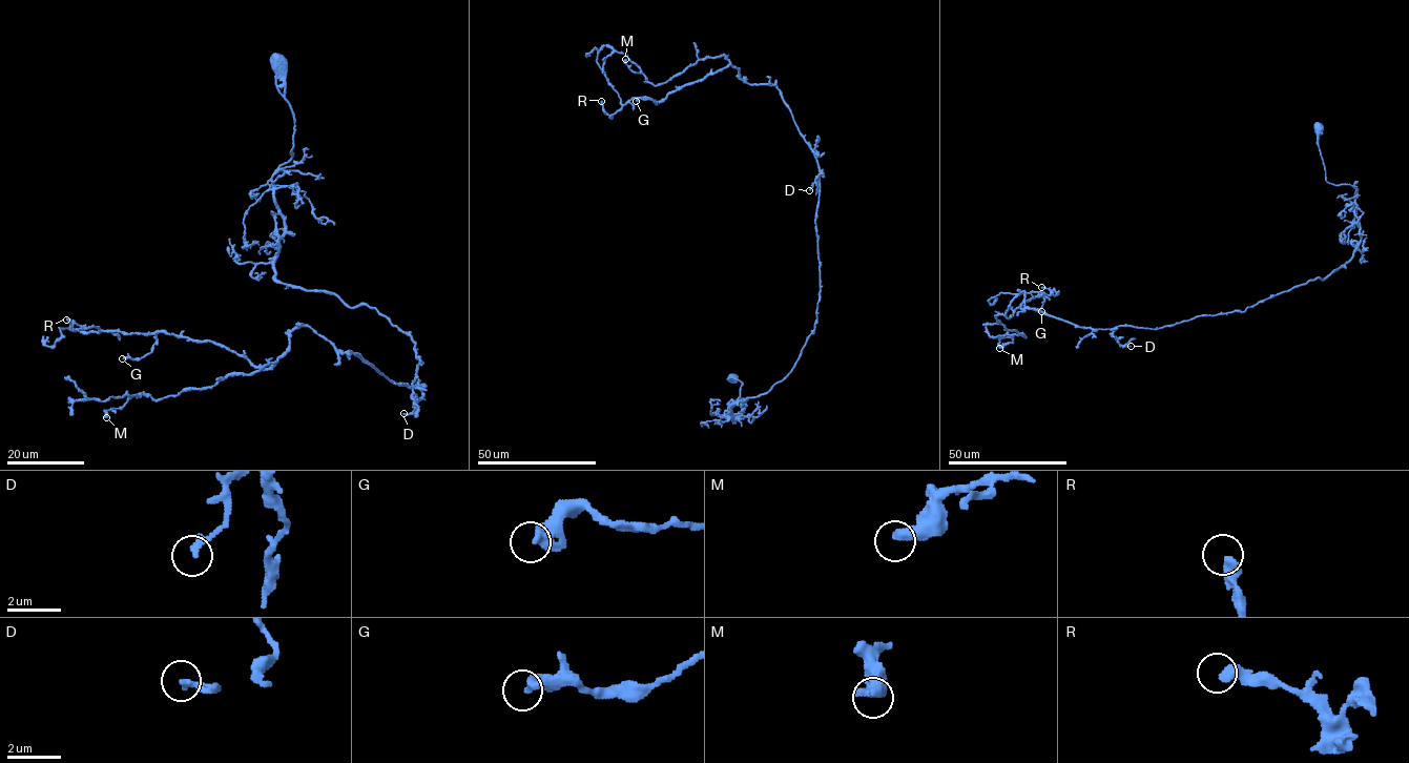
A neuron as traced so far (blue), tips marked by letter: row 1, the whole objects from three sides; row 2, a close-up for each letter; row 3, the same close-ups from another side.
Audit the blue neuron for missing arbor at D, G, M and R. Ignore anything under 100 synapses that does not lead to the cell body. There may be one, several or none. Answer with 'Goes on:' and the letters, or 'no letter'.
Goes on: no letter

